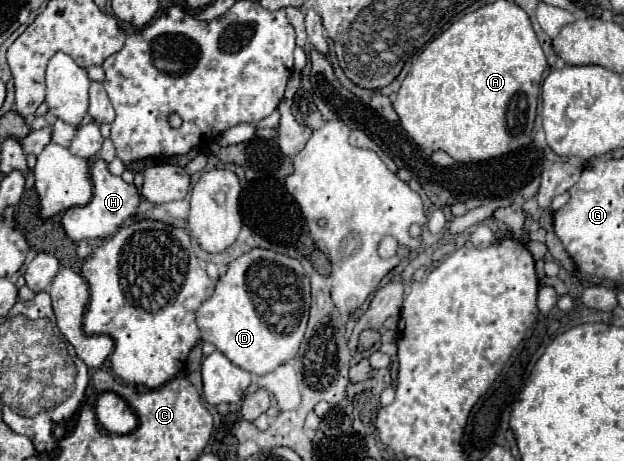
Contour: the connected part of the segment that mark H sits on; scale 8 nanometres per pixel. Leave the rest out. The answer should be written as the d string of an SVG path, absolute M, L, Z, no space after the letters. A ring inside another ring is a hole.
M95 159L91 163L91 181L93 181L93 199L83 207L71 207L65 211L61 223L69 239L81 241L81 239L105 239L115 235L125 221L129 221L137 207L139 207L139 191L133 183L125 183L121 177L113 175L109 171L107 161Z

